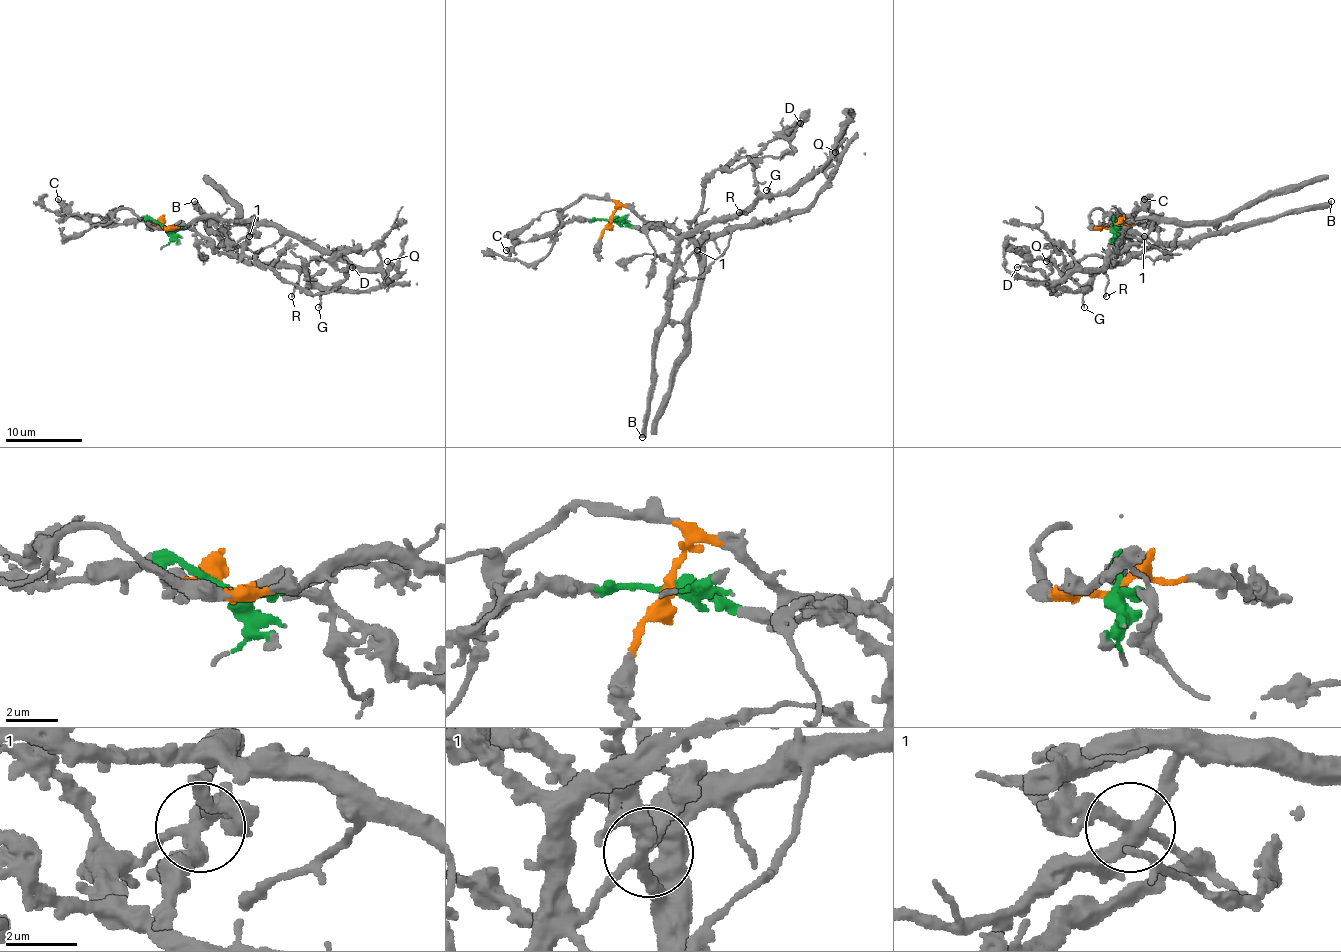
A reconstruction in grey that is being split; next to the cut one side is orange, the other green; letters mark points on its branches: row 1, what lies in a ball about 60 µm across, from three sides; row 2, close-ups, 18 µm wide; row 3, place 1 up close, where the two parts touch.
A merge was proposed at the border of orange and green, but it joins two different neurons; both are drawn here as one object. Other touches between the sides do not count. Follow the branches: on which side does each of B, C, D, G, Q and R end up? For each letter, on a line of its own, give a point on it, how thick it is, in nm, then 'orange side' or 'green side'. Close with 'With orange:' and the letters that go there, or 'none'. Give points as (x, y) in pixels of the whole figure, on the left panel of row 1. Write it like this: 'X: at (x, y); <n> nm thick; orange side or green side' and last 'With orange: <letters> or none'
B: at (194, 201); 550 nm thick; green side
C: at (58, 199); 360 nm thick; green side
D: at (352, 267); 180 nm thick; orange side
G: at (318, 307); 170 nm thick; green side
Q: at (387, 261); 320 nm thick; green side
R: at (291, 296); 190 nm thick; green side
With orange: D

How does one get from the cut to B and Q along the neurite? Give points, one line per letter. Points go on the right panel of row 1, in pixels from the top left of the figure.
B: (1114, 226), (1120, 228), (1122, 245), (1135, 252), (1194, 243), (1233, 228), (1324, 207), (1330, 201)
Q: (1114, 226), (1131, 254), (1108, 264), (1085, 289), (1060, 291), (1047, 281), (1051, 266), (1045, 260)

